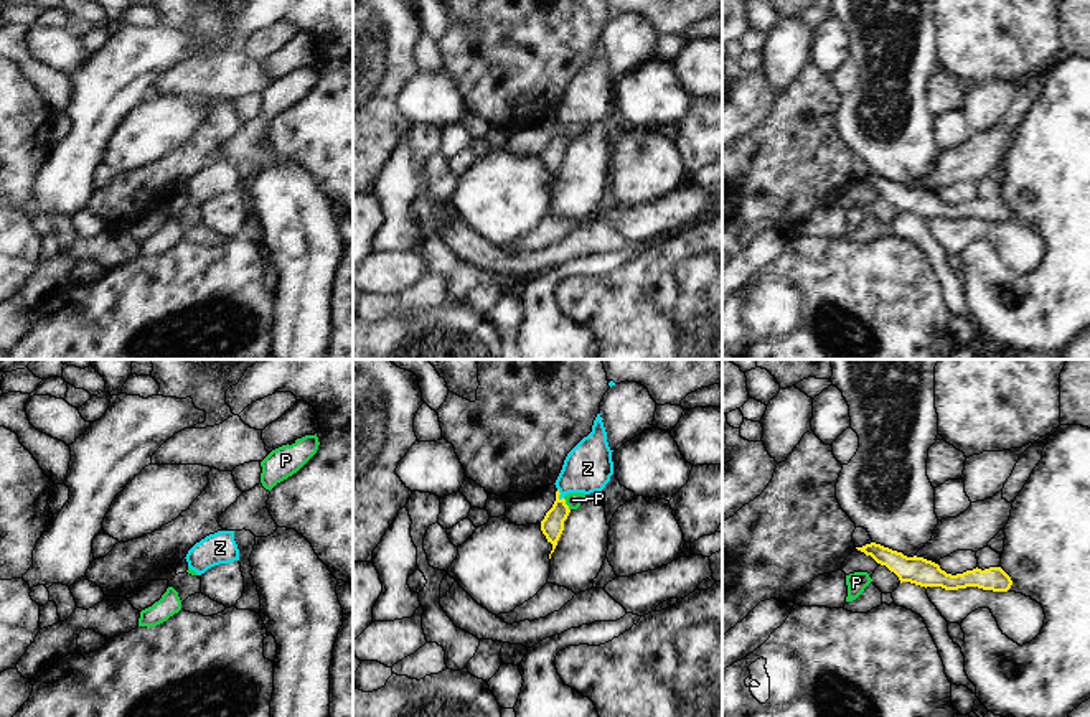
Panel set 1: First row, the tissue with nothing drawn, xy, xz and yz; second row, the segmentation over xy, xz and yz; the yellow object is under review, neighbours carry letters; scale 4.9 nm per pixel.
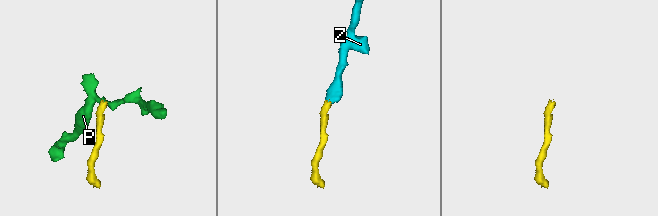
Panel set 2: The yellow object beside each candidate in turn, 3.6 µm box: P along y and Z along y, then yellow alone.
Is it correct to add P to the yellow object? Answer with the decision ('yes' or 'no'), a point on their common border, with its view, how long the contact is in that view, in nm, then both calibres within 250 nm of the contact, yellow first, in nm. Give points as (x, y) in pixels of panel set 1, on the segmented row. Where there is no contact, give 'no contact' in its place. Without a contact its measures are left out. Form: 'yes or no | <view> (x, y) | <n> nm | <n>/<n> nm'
no | xz (566, 505) | 70 nm | 110/80 nm

